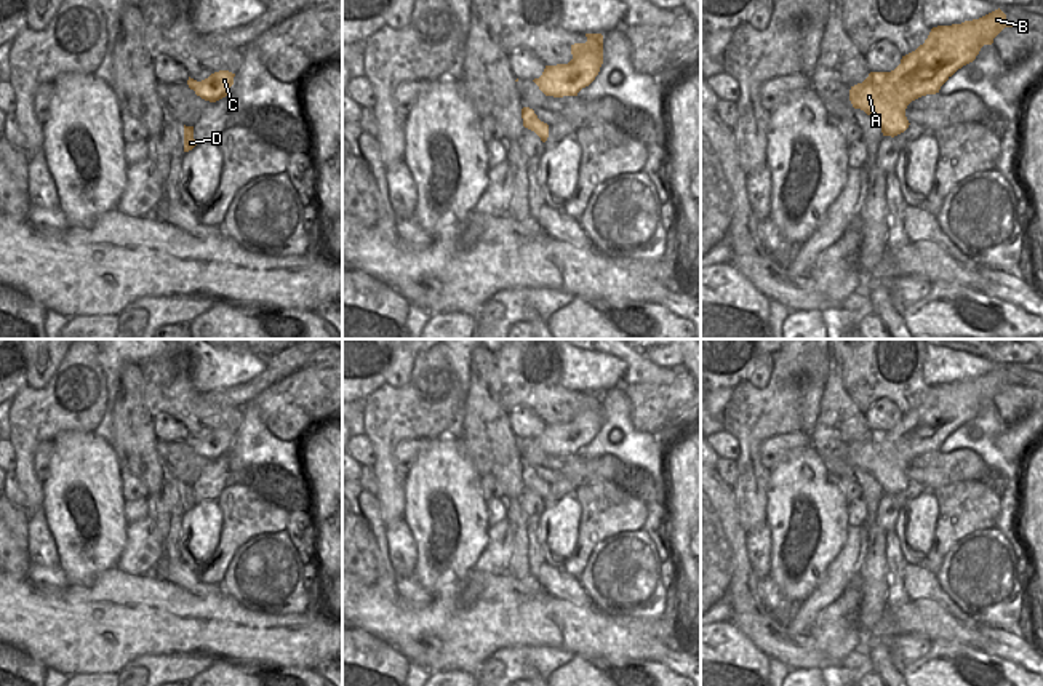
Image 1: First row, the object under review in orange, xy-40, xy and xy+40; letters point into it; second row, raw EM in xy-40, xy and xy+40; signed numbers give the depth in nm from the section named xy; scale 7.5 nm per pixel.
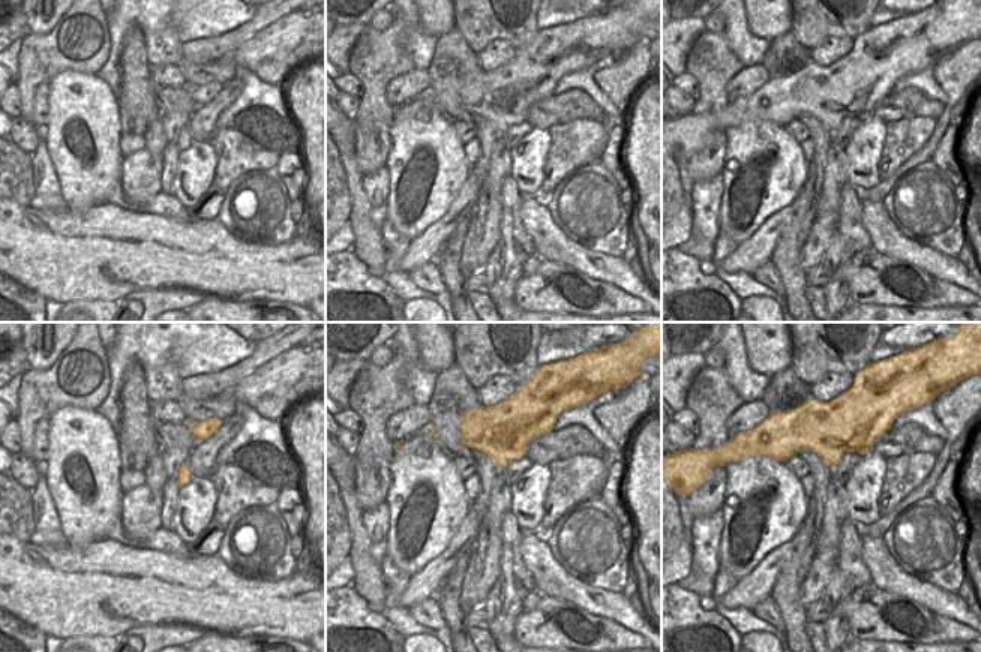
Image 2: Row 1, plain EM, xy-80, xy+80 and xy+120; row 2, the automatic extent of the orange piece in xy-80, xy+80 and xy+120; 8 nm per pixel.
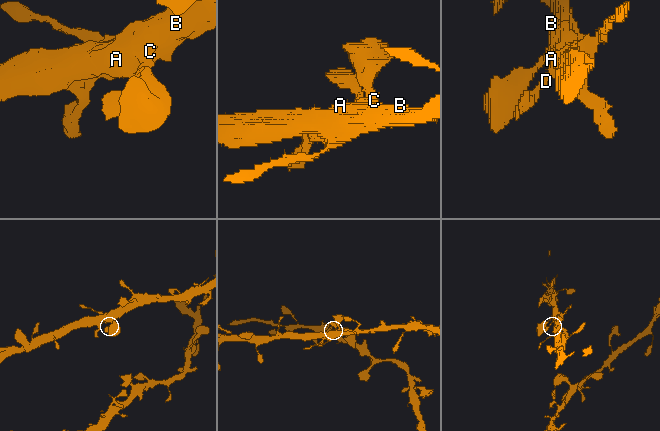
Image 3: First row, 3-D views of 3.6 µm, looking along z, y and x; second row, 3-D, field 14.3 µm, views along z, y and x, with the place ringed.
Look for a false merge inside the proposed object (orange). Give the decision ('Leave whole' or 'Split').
Leave whole.

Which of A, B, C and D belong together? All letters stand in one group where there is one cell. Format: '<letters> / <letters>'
A B C D

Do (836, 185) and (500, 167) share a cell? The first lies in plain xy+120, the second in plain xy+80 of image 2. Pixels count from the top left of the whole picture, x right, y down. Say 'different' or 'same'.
same

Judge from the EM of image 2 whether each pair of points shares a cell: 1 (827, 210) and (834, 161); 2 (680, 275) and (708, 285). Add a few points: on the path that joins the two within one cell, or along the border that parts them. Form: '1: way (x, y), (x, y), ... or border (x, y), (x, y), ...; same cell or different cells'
1: way (828, 198), (834, 173); same cell
2: way (687, 282), (690, 285), (701, 285); same cell

